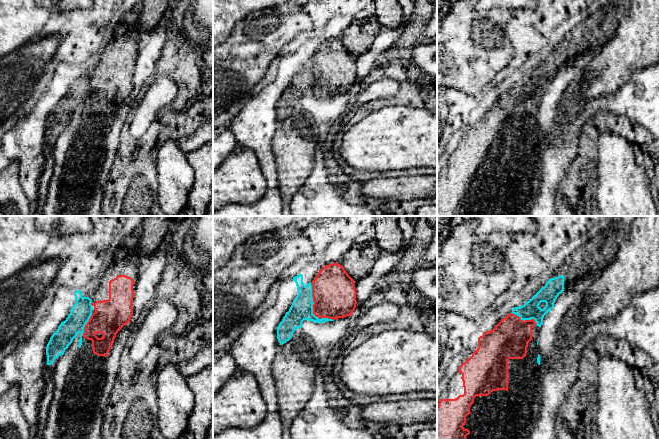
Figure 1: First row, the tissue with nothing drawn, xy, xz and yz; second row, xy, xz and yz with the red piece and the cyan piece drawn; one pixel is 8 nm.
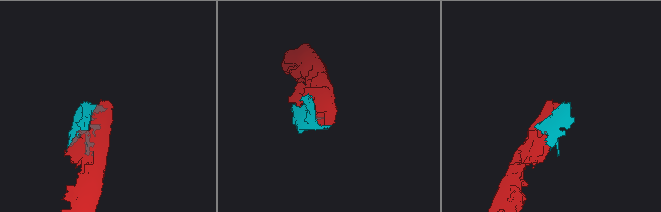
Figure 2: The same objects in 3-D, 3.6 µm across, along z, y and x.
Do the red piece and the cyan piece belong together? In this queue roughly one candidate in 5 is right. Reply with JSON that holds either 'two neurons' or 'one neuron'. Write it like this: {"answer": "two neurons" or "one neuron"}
{"answer": "two neurons"}

